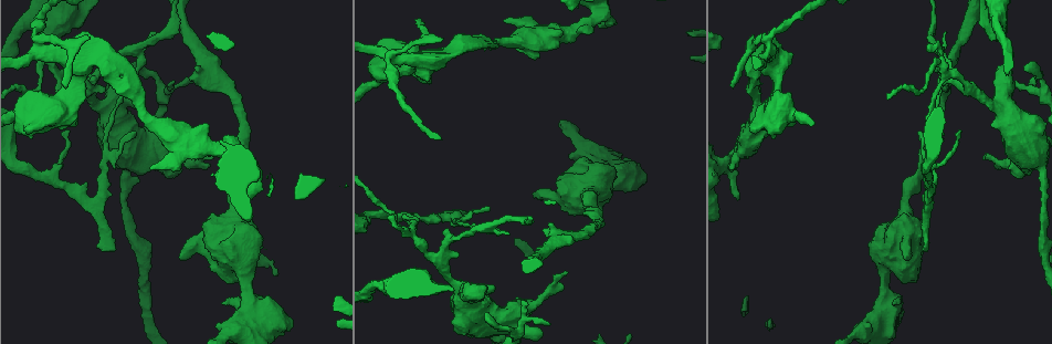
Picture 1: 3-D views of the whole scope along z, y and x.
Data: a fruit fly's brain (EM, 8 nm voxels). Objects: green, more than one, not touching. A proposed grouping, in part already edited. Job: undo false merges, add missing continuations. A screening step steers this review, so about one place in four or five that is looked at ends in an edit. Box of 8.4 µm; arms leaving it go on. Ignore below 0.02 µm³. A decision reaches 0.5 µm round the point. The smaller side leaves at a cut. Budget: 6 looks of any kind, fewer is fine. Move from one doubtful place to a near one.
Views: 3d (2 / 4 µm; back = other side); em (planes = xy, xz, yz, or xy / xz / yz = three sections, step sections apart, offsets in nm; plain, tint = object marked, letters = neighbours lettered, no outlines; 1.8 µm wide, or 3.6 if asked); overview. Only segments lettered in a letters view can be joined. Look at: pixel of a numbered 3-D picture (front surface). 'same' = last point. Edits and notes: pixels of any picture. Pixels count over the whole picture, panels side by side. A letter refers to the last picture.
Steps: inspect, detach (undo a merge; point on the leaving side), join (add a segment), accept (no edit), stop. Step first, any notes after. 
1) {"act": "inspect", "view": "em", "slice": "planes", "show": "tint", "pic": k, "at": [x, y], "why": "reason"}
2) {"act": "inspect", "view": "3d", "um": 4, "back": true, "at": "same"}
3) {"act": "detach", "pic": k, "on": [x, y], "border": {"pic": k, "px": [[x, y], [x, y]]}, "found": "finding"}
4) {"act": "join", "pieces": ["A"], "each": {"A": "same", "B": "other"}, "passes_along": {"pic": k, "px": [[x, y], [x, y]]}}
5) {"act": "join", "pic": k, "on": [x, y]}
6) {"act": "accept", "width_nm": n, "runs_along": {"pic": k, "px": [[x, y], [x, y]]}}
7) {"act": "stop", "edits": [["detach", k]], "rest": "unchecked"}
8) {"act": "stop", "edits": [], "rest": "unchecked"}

{"act": "inspect", "view": "3d", "um": 2, "pic": 1, "at": [961, 131], "why": "free end"}

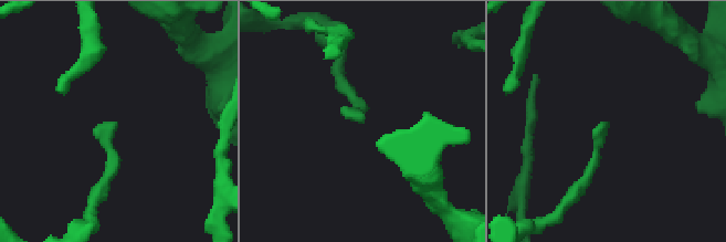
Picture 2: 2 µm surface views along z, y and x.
{"act": "inspect", "view": "em", "slice": "yz", "step": 16, "show": "plain", "pic": 2, "at": [362, 122], "why": "now the EM"}

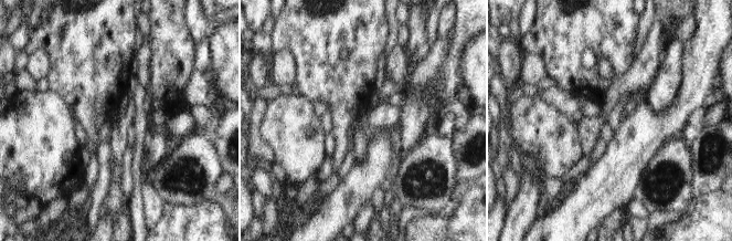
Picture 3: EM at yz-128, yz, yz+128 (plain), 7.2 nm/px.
{"act": "inspect", "view": "em", "slice": "yz", "step": 16, "show": "letters", "at": "same"}

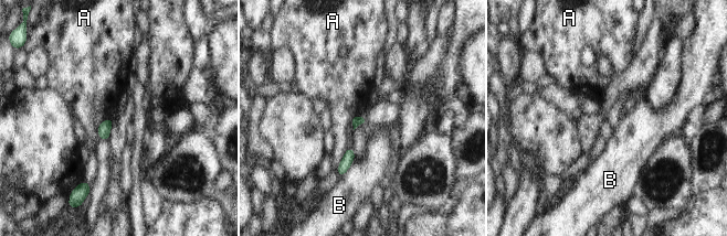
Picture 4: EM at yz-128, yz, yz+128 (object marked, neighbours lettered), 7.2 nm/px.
{"act": "accept", "each": {"A": "other", "B": "other"}, "border": {"pic": 4, "px": [[112, 118], [99, 125], [98, 138]]}, "found": "no lettered segment goes on from it"}

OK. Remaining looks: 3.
{"act": "inspect", "view": "3d", "um": 4, "pic": 1, "at": [527, 304], "why": "branch stops here"}

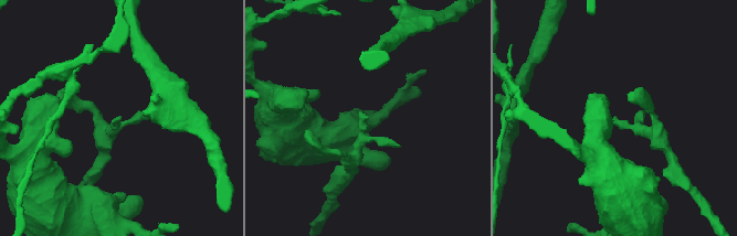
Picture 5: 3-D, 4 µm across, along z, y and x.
{"act": "inspect", "view": "em", "slice": "xy", "step": 16, "show": "plain", "pic": 5, "at": [120, 117], "why": "shape alone is not enough"}

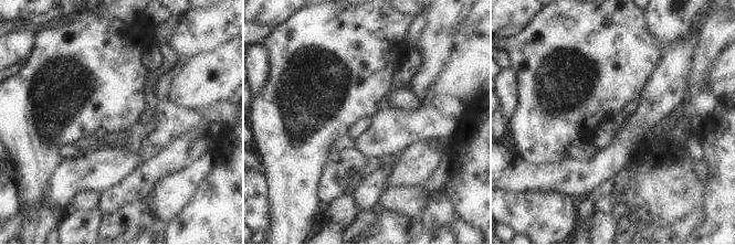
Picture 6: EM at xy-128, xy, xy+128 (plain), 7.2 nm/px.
{"act": "inspect", "view": "em", "slice": "xy", "step": 16, "show": "letters", "at": "same", "why": "see the neighbours"}

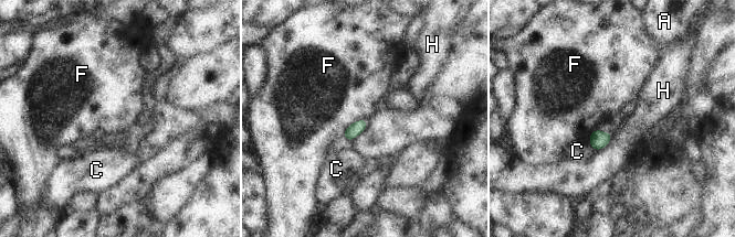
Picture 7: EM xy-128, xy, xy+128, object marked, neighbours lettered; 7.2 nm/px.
{"act": "accept", "each": {"A": "other", "C": "other", "F": "other", "H": "other"}, "border": {"pic": 7, "px": [[366, 120], [354, 121], [343, 136]]}, "found": "none of them fits"}

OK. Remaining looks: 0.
{"act": "stop", "edits": [], "rest": "unchecked"}

